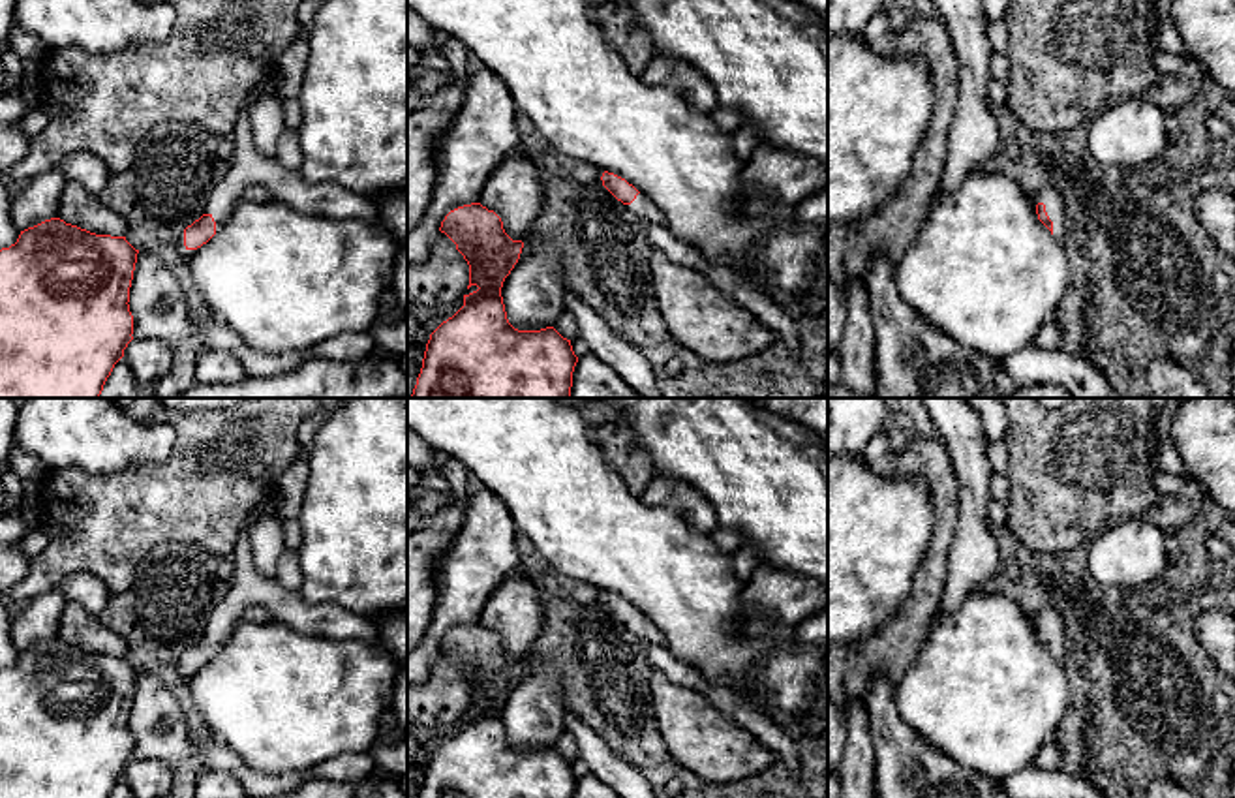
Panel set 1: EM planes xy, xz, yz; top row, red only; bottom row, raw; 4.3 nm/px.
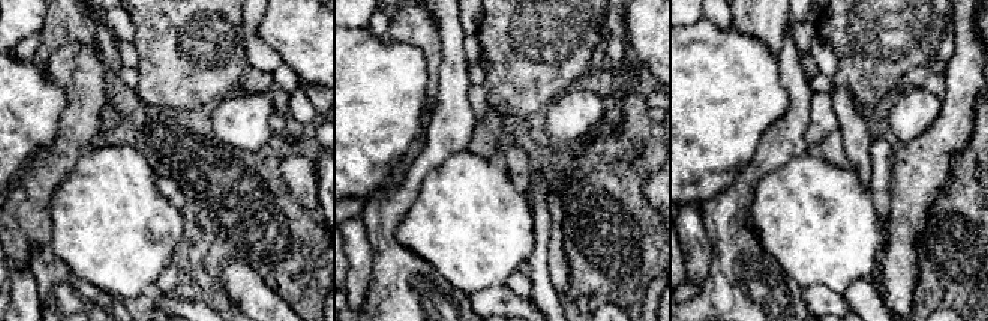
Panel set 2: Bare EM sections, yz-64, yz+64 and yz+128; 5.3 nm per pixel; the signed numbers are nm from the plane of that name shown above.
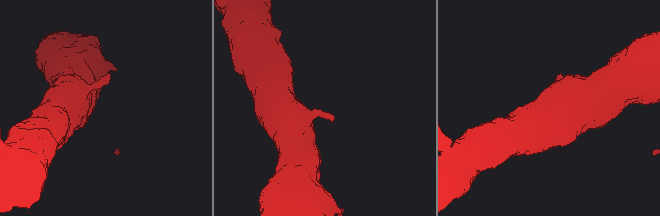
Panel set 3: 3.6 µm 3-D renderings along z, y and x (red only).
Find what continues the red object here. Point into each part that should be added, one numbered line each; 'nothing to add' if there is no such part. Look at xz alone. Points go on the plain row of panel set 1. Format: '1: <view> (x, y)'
1: xz (640, 626)

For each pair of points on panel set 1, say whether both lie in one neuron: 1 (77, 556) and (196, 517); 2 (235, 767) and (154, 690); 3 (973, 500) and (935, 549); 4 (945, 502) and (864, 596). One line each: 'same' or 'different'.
1: same
2: same
3: different
4: different

